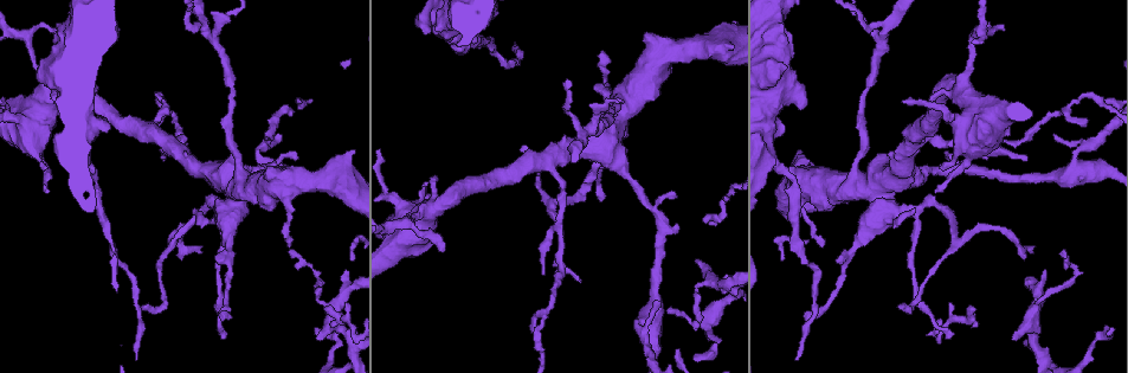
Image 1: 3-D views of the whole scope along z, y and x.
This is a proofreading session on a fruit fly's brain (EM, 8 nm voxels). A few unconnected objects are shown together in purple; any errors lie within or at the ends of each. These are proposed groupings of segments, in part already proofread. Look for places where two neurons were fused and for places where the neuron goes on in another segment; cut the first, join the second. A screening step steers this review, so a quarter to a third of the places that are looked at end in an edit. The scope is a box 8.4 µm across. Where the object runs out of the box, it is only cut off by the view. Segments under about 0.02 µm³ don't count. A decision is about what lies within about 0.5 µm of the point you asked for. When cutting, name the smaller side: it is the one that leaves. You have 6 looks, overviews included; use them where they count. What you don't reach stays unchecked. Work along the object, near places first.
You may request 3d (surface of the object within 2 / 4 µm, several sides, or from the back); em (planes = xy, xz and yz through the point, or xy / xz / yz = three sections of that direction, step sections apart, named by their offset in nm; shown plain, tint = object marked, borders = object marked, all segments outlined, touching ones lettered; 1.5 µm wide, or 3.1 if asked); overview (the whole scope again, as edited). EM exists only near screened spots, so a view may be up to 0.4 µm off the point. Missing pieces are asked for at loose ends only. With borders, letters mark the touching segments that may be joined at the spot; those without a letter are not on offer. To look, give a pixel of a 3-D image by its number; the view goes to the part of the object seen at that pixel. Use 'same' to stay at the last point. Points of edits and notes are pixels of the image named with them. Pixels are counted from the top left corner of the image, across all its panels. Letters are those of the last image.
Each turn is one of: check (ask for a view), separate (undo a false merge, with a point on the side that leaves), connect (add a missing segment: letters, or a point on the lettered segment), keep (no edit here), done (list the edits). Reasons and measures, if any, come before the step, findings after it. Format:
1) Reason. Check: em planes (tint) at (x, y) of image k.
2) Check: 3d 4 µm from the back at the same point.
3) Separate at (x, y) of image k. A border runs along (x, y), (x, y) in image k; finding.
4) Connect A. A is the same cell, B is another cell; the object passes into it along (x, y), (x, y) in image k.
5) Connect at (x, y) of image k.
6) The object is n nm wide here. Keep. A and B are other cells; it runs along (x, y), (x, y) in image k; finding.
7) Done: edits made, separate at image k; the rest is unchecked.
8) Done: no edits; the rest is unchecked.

Three-way junction. Check: em yz step 8 (plain) at (957, 243) of image 1.

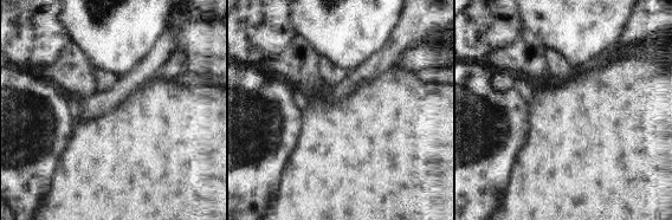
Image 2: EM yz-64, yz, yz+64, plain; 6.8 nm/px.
Check: em yz step 8 (tint) at the same point.

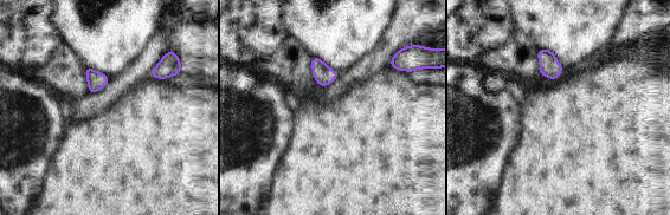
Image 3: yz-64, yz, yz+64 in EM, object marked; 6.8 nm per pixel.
Check: em yz step 8 (borders) at the same point.

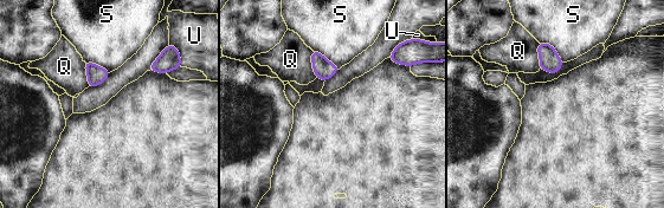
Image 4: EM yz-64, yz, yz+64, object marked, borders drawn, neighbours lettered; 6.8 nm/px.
Keep. Q, S and U are other cells; a border runs along (539, 41), (549, 44), (563, 62) in image 4; continuous, no second neuron.

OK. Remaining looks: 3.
Check: em planes (borders) at (1005, 29) of image 1.

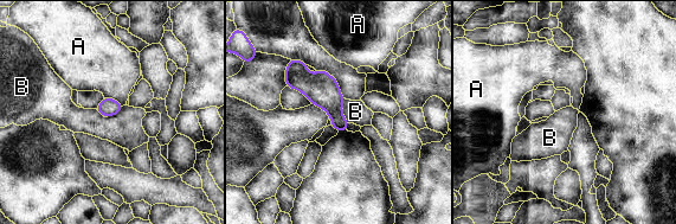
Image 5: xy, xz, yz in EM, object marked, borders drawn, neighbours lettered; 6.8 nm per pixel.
Keep. A and B are other cells; a border runs along (343, 98), (342, 115), (349, 122) in image 5; no lettered segment goes on from it.

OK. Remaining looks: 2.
Looks like a crossing. Check: em planes (borders) at (593, 129) of image 1.

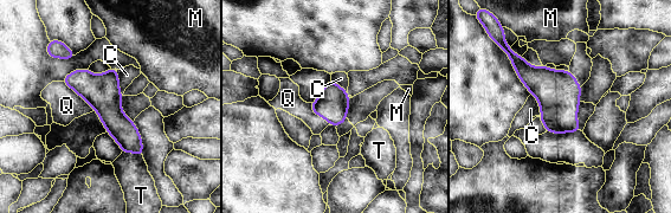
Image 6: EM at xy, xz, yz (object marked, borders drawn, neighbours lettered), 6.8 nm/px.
Keep. C, M, Q and T are other cells; all the same neuron.

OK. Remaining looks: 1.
Done: no edits; the rest is unchecked.

